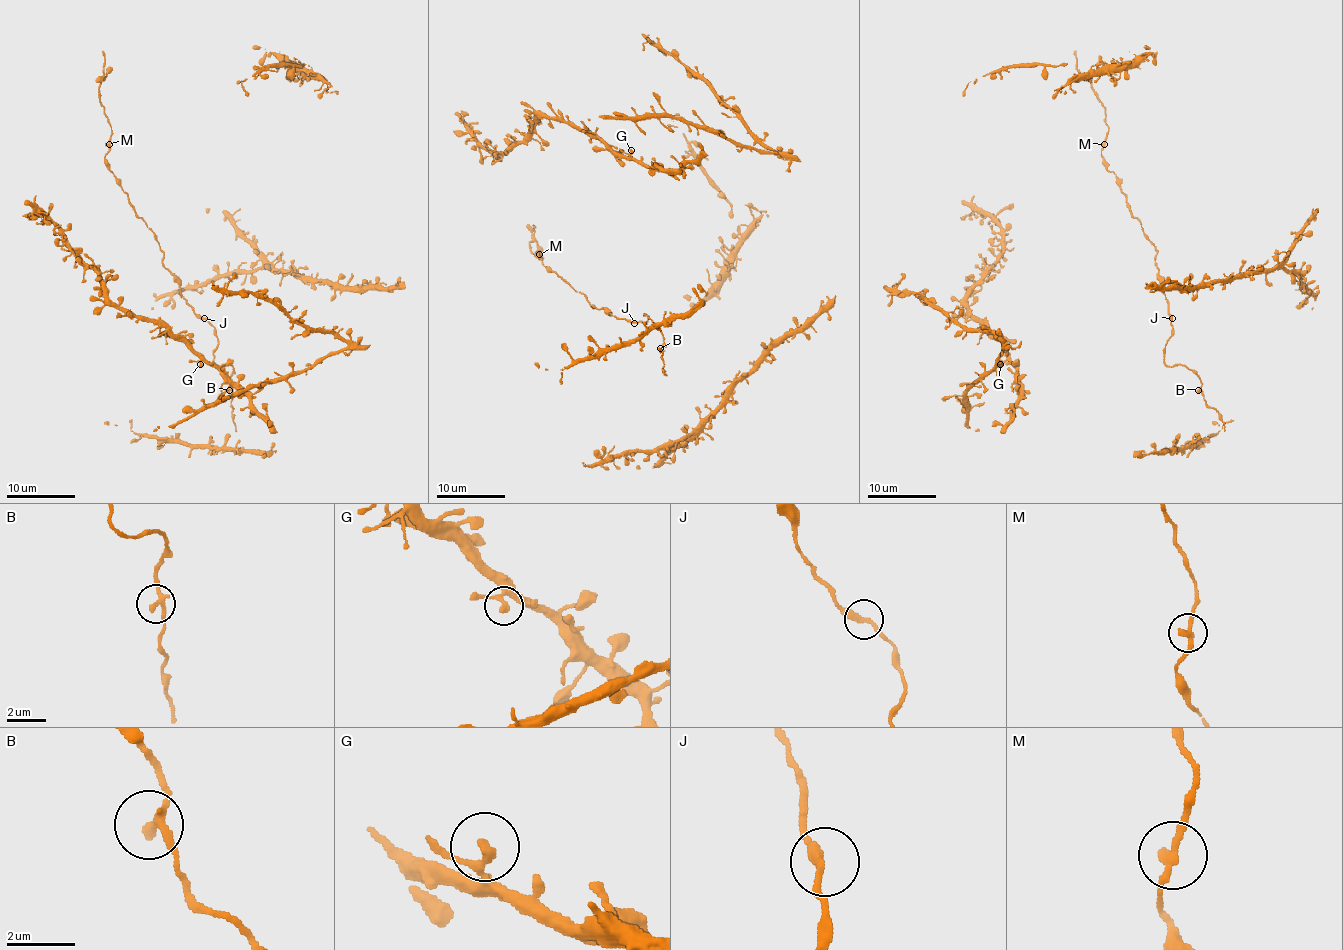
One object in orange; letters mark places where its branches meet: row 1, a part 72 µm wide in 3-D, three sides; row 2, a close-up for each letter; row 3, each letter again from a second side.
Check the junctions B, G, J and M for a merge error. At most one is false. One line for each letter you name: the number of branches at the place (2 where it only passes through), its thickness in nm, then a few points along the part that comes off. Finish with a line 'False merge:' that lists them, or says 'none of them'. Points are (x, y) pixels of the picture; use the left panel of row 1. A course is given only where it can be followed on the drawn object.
False merge: none of them

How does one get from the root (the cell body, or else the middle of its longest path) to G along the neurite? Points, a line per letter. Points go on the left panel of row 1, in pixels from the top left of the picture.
G: (192, 347), (200, 364)

